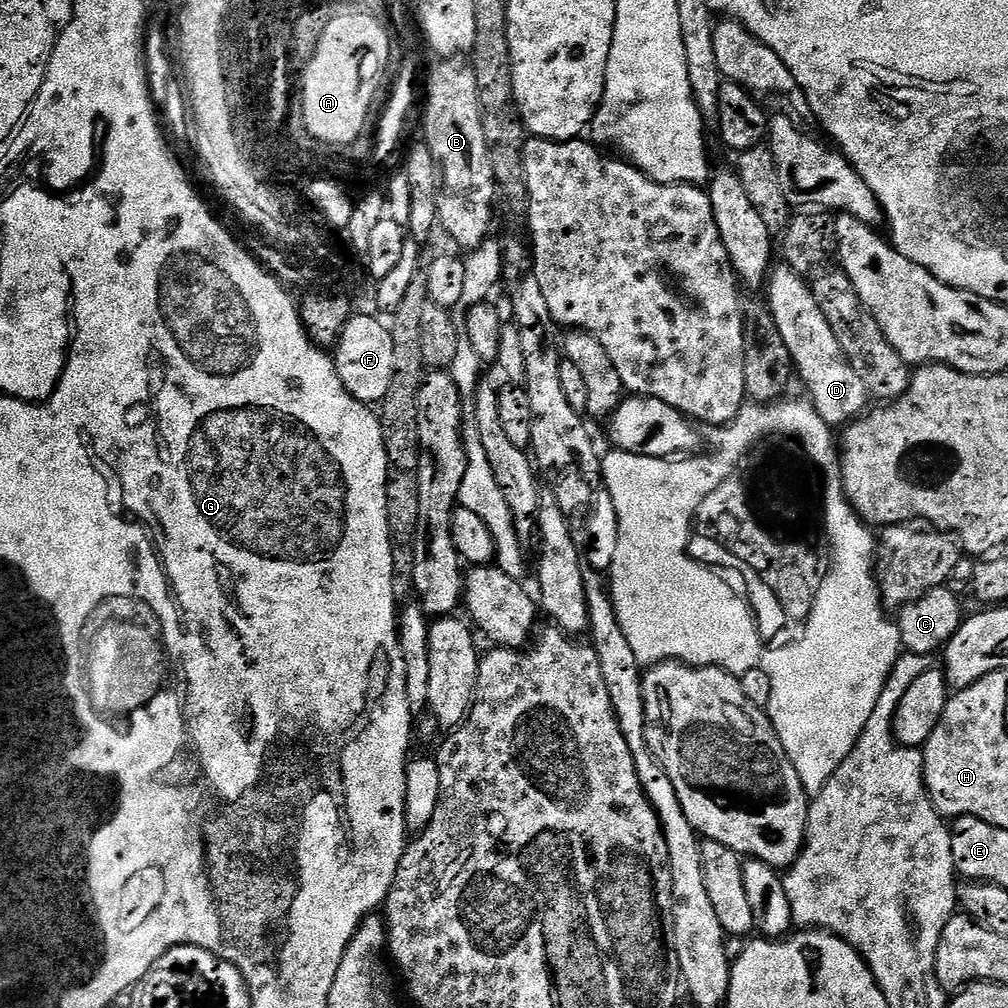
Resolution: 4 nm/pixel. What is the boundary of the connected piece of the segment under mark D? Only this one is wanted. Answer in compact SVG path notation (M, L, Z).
M776 266L770 273L767 292L768 308L772 311L771 323L778 326L782 342L789 351L799 379L804 379L804 384L808 387L806 392L817 414L829 426L847 426L865 415L870 404L866 386L862 378L858 378L854 366L850 366L842 346L838 346L838 338L834 338L834 330L830 328L826 314L822 314L809 281L799 276L793 268Z

